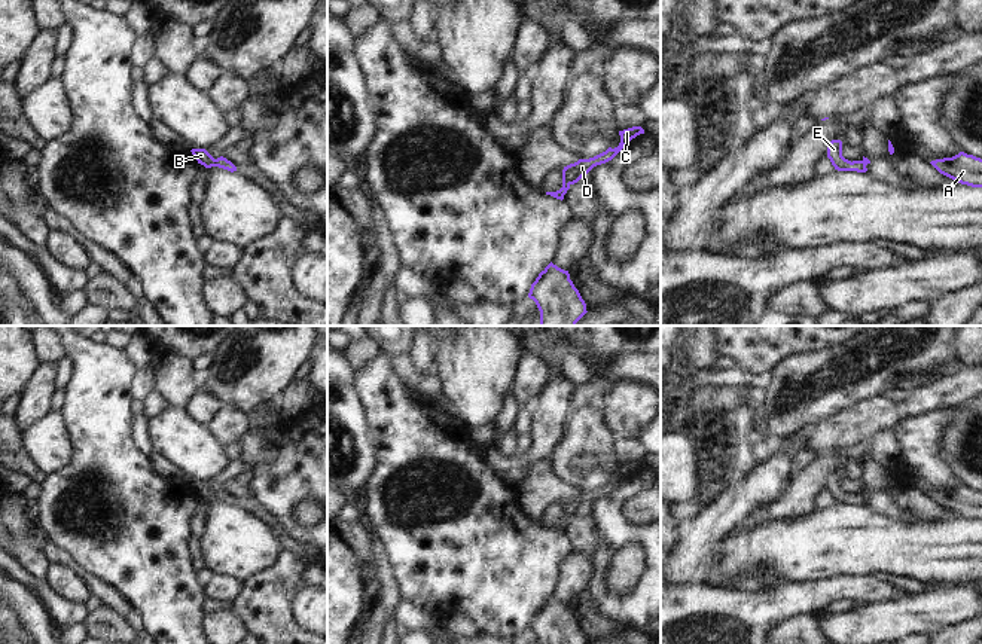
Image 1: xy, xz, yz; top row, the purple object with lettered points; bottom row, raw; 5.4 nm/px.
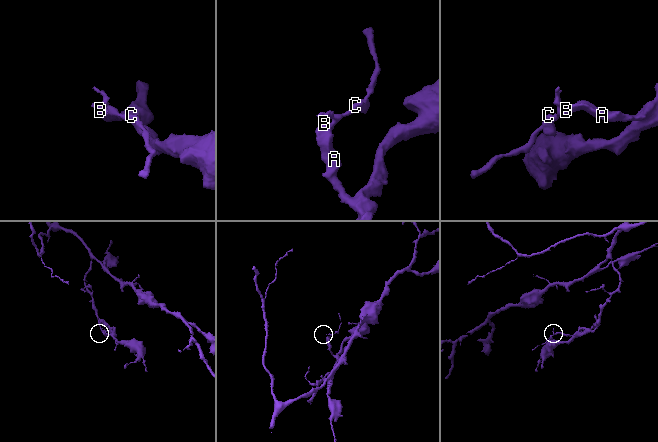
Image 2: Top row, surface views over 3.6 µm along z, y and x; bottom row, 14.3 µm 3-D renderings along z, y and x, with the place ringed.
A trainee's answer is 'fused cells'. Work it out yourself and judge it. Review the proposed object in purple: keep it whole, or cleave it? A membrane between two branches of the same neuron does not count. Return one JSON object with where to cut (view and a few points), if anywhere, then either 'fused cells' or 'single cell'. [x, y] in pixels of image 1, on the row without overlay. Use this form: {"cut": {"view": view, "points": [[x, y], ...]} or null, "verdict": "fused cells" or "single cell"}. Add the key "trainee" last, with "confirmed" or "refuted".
{"cut": null, "verdict": "single cell", "trainee": "refuted"}

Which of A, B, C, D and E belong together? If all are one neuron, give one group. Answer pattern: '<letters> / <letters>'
A B C D E

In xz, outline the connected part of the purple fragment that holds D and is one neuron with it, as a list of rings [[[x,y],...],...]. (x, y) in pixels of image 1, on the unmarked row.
[[[632,460],[623,464],[619,464],[620,476],[617,480],[609,480],[606,485],[589,491],[589,492],[579,492],[574,497],[564,500],[562,503],[562,521],[556,525],[546,525],[556,532],[564,532],[564,528],[570,522],[571,518],[577,516],[583,509],[586,509],[594,500],[606,497],[612,494],[632,471],[637,468],[644,467],[641,460]]]

